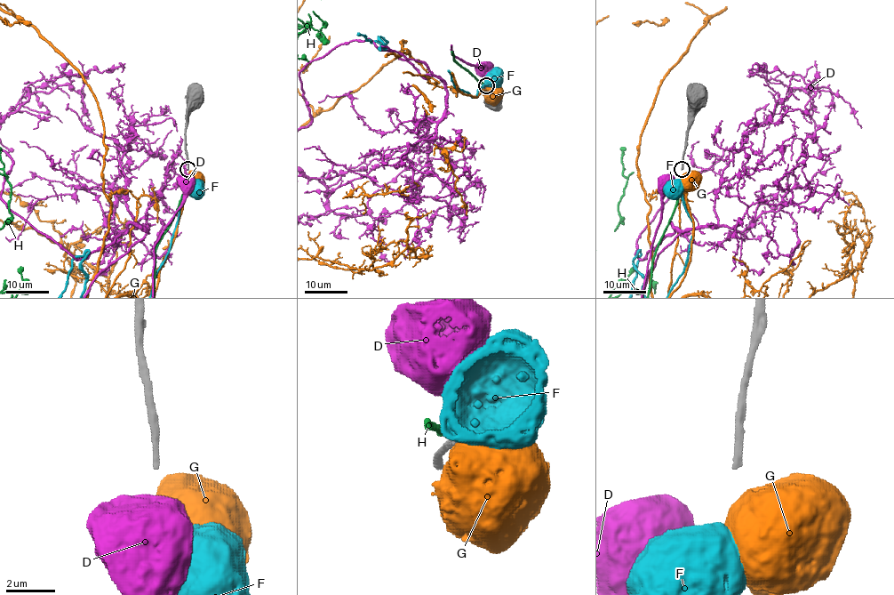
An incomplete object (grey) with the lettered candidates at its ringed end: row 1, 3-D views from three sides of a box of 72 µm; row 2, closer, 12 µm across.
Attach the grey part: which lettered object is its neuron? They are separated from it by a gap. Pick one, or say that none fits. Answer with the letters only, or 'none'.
H

